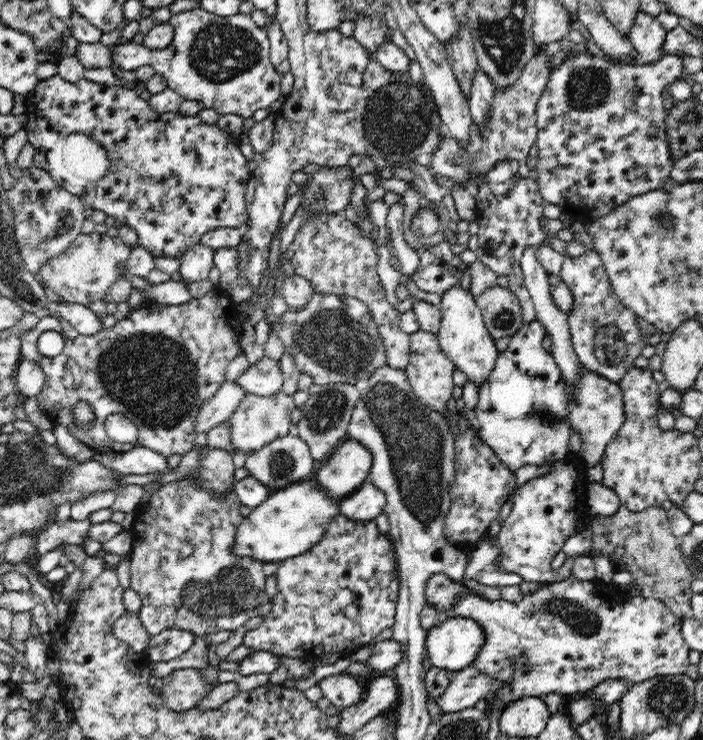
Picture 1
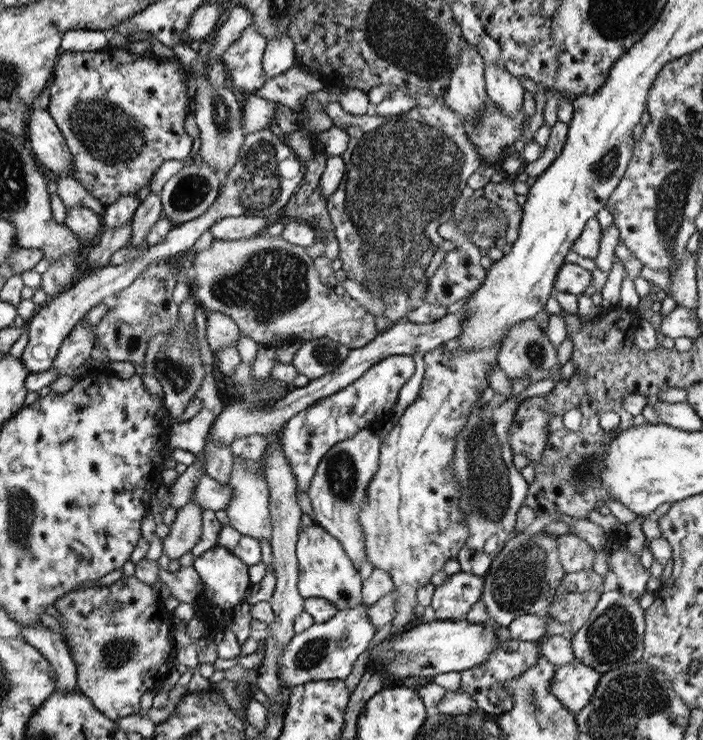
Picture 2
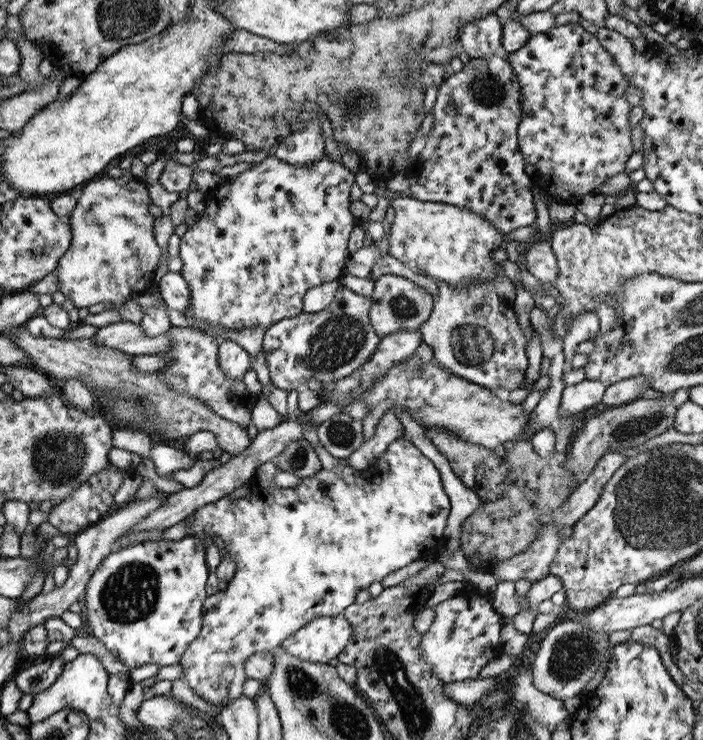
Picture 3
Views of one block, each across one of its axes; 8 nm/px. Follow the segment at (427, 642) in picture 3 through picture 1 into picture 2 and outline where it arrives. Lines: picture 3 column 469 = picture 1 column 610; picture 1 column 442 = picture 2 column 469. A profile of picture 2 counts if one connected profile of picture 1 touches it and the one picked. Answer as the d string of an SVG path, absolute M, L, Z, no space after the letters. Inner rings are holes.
M457 572L453 576L447 576L445 582L441 586L435 586L433 598L431 598L431 606L435 612L435 620L463 620L465 614L471 610L471 606L475 602L479 602L481 596L481 582L485 584L485 580L481 580L483 576L475 576L475 574L467 574L467 572Z

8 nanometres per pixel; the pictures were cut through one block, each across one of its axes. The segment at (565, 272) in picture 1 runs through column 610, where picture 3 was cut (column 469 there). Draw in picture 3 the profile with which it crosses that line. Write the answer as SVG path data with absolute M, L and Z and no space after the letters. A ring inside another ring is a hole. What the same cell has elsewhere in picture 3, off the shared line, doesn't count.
M433 278L433 280L437 282L437 294L433 296L433 310L431 310L429 318L419 326L421 344L427 344L427 346L433 350L433 360L435 360L443 370L447 370L447 372L451 372L451 374L455 374L455 376L461 376L461 378L465 378L465 380L469 380L469 382L473 382L473 384L479 384L479 386L483 386L483 388L487 388L487 390L491 390L491 392L497 392L497 394L501 394L501 396L505 396L507 392L511 392L511 390L515 390L515 388L521 388L521 384L525 384L525 376L523 376L523 374L525 374L525 370L527 370L525 338L523 338L521 328L517 326L517 316L515 316L515 312L509 310L501 298L497 298L493 284L491 284L489 280L477 280L477 282L471 282L471 284L467 284L467 286L457 288L457 286L445 284L443 280L437 280L437 278Z

